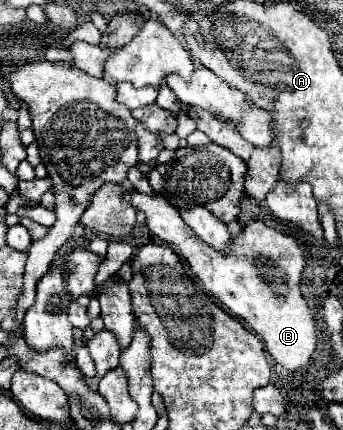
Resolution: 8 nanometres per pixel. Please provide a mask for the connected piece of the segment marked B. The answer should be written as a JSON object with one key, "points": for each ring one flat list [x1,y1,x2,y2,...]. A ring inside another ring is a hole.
{"points":[[130,191,132,207,146,215,148,229,162,241,178,249,194,275,204,287,236,317,248,323,256,335,262,337,268,353,276,363,288,371,306,365,316,349,316,315,300,293,300,275,304,269,304,255,290,235,266,227,264,223,250,223,226,253,210,249,160,195,144,195]]}

